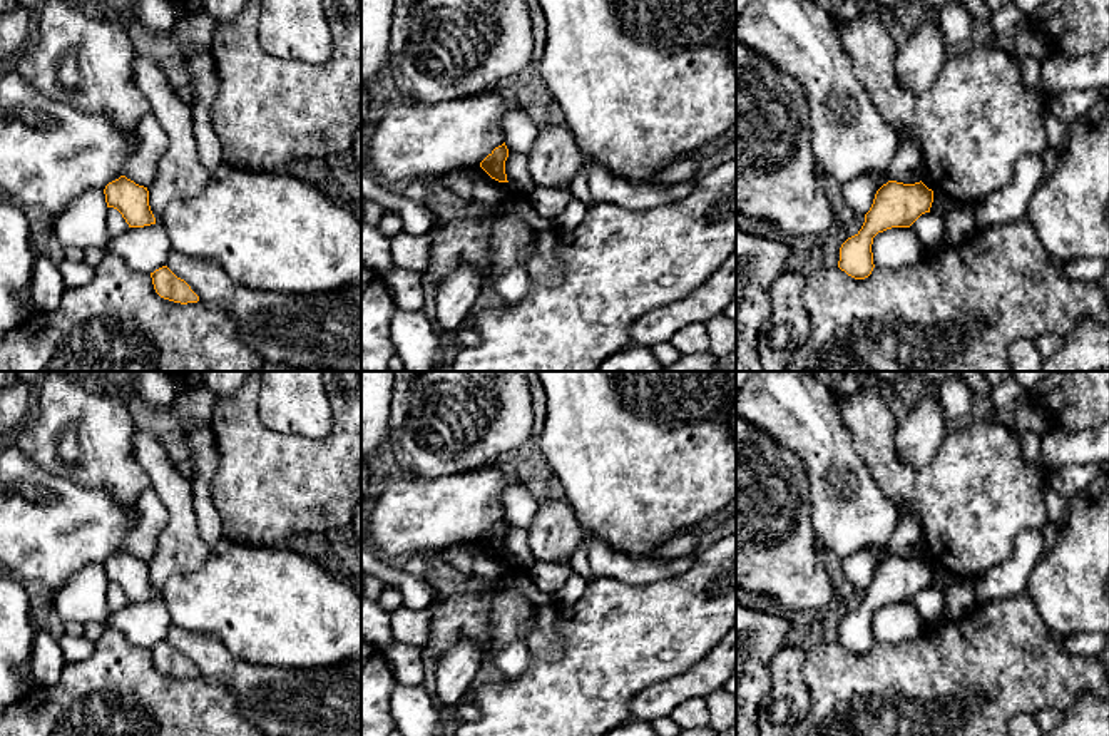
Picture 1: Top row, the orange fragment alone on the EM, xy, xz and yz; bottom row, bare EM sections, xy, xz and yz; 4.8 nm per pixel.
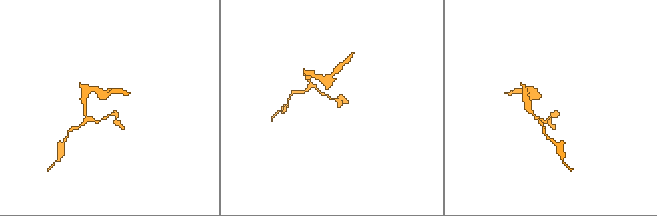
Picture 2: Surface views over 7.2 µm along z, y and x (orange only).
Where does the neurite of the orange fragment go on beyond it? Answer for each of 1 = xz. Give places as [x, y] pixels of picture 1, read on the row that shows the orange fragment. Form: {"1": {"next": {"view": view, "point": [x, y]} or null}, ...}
{"1": {"next": null}}

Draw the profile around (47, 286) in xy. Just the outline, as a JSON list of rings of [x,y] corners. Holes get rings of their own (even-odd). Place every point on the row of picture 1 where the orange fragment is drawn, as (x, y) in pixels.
[[[35,246],[33,276],[30,294],[40,313],[52,313],[60,306],[65,284],[62,274],[49,254]]]

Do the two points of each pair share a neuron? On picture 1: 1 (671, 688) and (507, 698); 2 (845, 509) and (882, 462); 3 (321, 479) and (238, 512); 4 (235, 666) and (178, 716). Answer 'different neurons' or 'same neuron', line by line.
1: different neurons
2: different neurons
3: same neuron
4: different neurons

